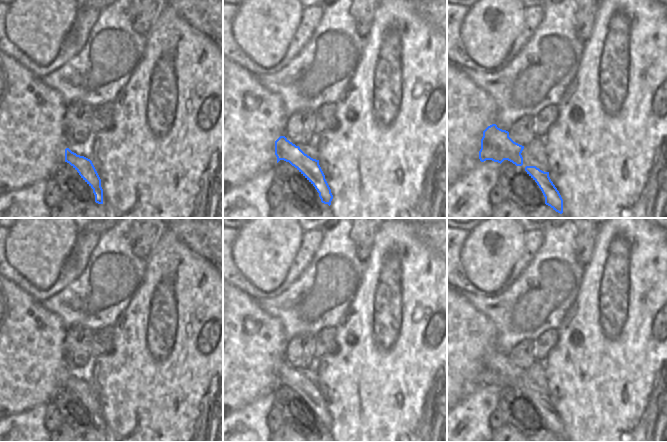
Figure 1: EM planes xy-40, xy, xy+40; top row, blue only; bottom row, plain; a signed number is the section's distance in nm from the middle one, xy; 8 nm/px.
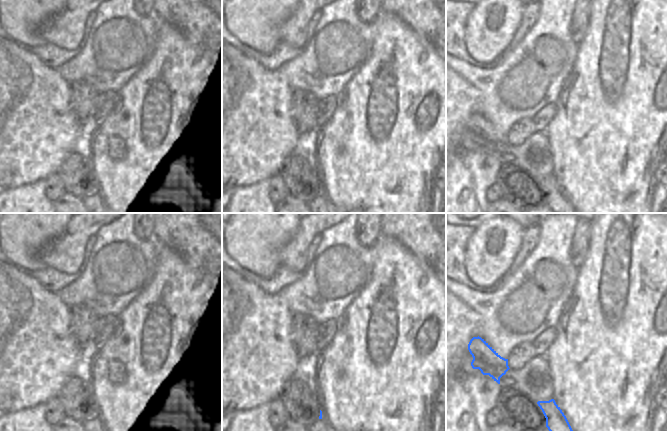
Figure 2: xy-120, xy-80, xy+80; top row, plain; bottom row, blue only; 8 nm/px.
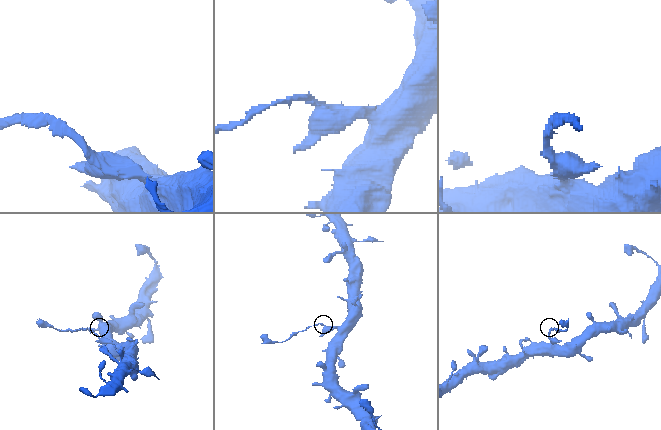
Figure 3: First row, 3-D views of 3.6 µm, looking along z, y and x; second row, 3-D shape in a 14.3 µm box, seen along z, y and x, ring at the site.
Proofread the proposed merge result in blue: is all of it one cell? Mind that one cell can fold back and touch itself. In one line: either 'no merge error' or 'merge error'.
merge error

